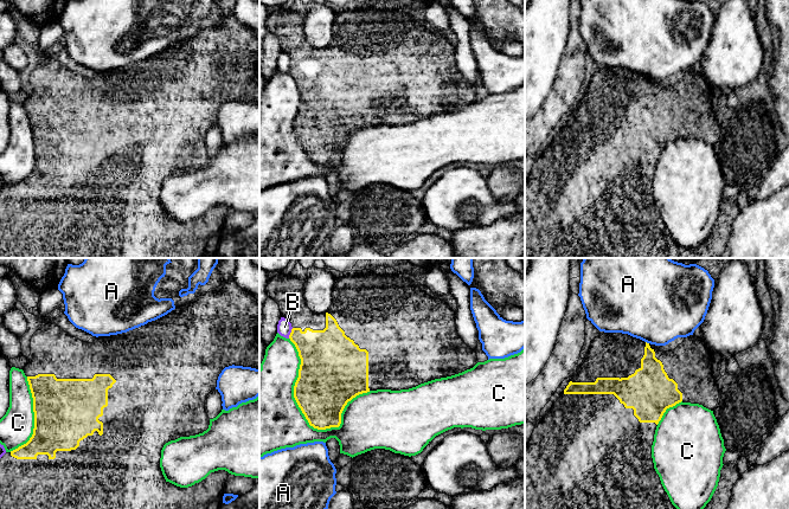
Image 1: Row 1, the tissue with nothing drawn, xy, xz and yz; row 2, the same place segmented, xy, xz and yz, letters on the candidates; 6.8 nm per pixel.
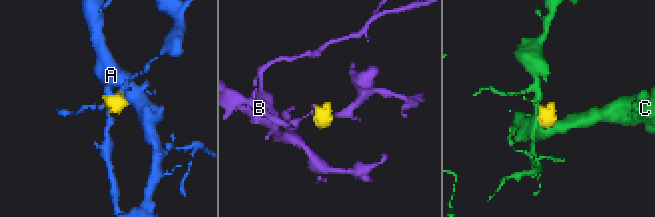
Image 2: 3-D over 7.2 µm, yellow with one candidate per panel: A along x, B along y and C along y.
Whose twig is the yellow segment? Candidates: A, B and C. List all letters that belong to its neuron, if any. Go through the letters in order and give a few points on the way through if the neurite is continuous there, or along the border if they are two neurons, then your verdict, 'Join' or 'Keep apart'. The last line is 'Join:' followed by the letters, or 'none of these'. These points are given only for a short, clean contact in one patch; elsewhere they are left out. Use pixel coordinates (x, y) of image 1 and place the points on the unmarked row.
A: Boundary: yz (646, 76), (648, 78). Keep apart
B: Boundary: xz (293, 63), (288, 72). Keep apart
C: Keep apart
Join: none of these

